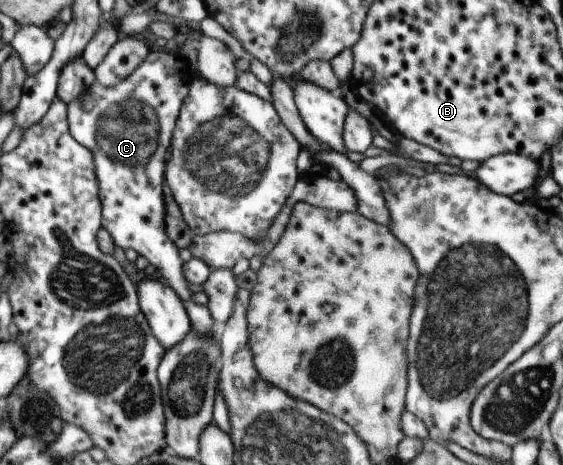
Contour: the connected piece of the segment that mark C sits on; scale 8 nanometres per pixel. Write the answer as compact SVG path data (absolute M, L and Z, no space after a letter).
M150 51L140 67L113 88L103 88L95 81L91 88L68 105L68 123L71 125L72 137L94 154L97 163L99 197L103 203L103 229L110 234L116 248L124 251L133 249L145 257L149 264L155 266L163 281L177 293L187 309L192 331L201 336L211 336L214 333L215 319L209 312L207 303L192 300L194 295L185 277L185 264L179 255L179 249L167 236L164 223L163 183L167 181L167 163L164 156L171 149L173 131L176 129L181 107L197 77L197 72L193 73L187 61L180 55Z

